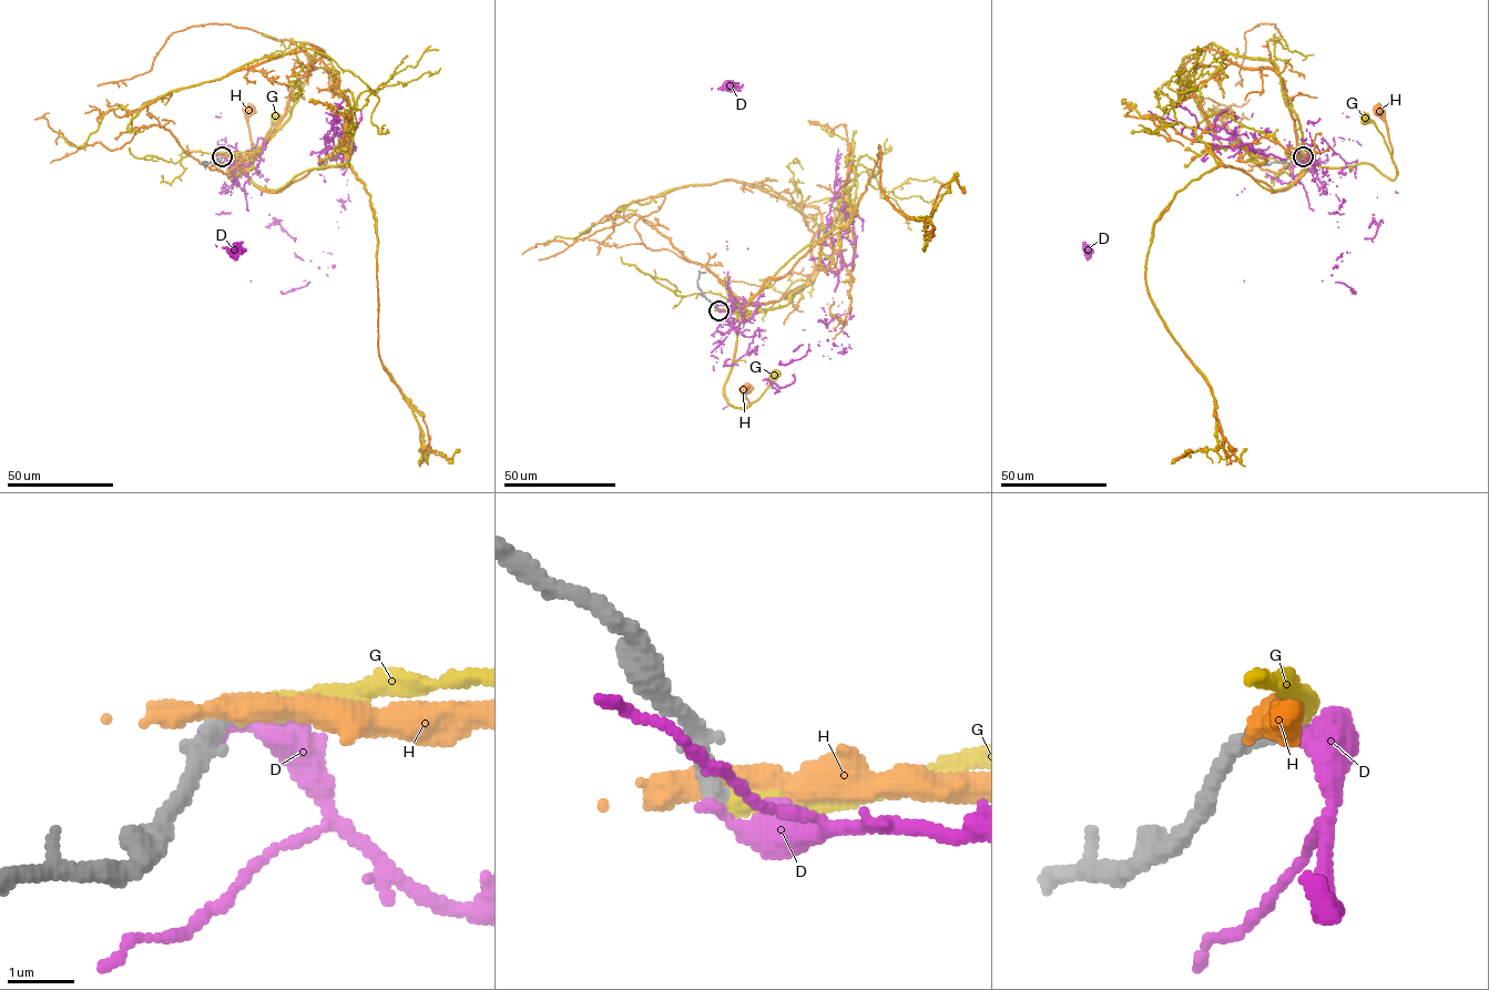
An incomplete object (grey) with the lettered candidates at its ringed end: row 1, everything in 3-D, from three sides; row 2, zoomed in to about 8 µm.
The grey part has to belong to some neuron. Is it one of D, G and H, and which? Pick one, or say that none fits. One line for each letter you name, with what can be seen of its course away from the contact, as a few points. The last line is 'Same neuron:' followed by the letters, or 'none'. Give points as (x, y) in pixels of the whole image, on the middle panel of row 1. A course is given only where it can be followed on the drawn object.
G: it runs (717, 310), (738, 304), (761, 308), (738, 326), (724, 386), (730, 404), (747, 408), (775, 375)
Same neuron: G

